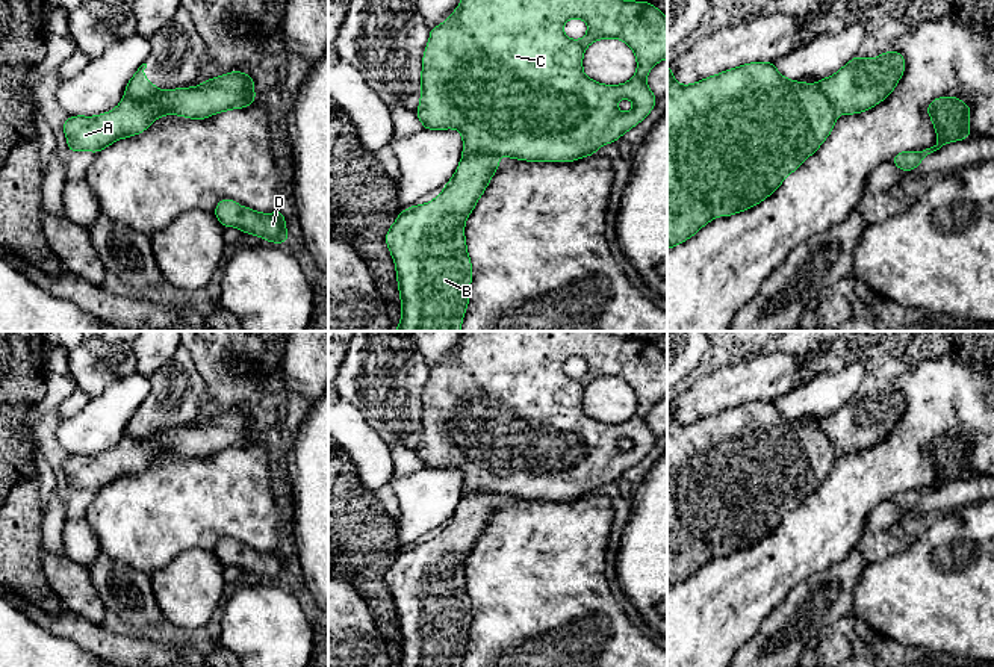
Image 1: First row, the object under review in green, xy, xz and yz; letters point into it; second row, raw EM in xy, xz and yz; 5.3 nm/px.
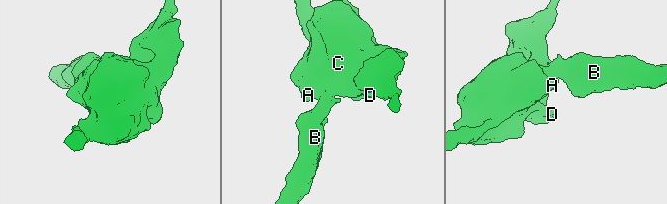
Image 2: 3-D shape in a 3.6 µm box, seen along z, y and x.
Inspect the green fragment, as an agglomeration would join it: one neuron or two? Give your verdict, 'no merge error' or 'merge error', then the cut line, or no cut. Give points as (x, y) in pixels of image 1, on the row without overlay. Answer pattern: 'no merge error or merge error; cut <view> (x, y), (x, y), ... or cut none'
merge error; cut xy (162, 430), (145, 437), (124, 436)

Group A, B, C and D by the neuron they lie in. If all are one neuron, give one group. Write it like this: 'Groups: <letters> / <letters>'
Groups: A C D / B

